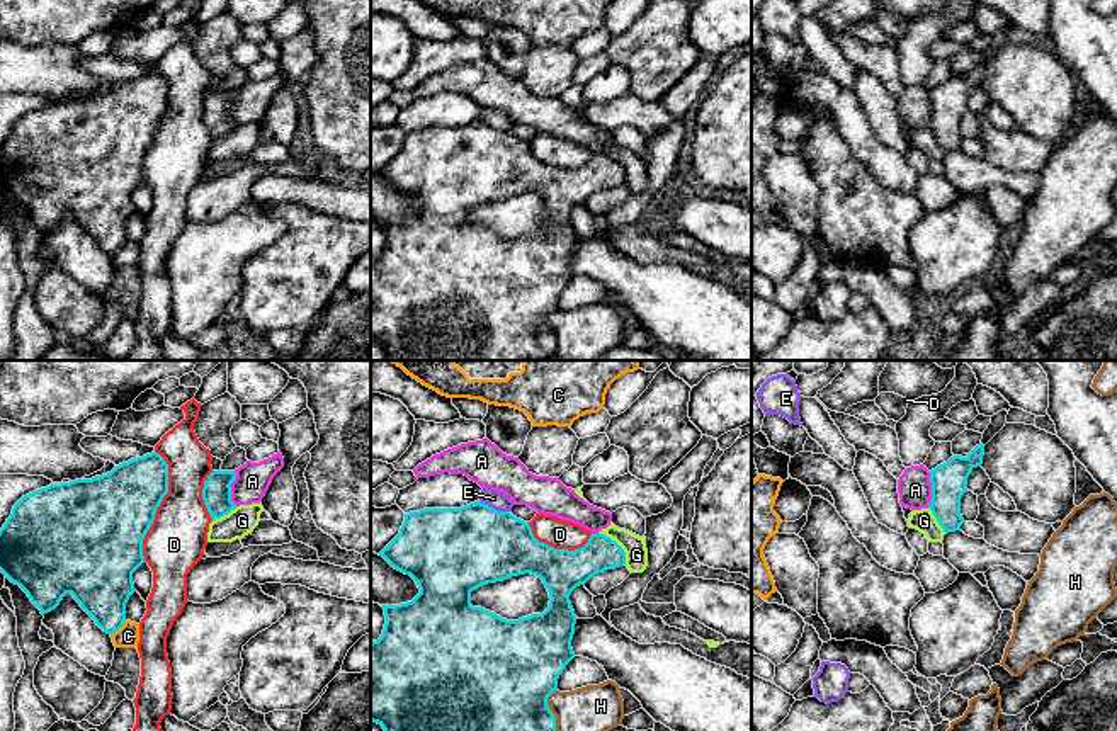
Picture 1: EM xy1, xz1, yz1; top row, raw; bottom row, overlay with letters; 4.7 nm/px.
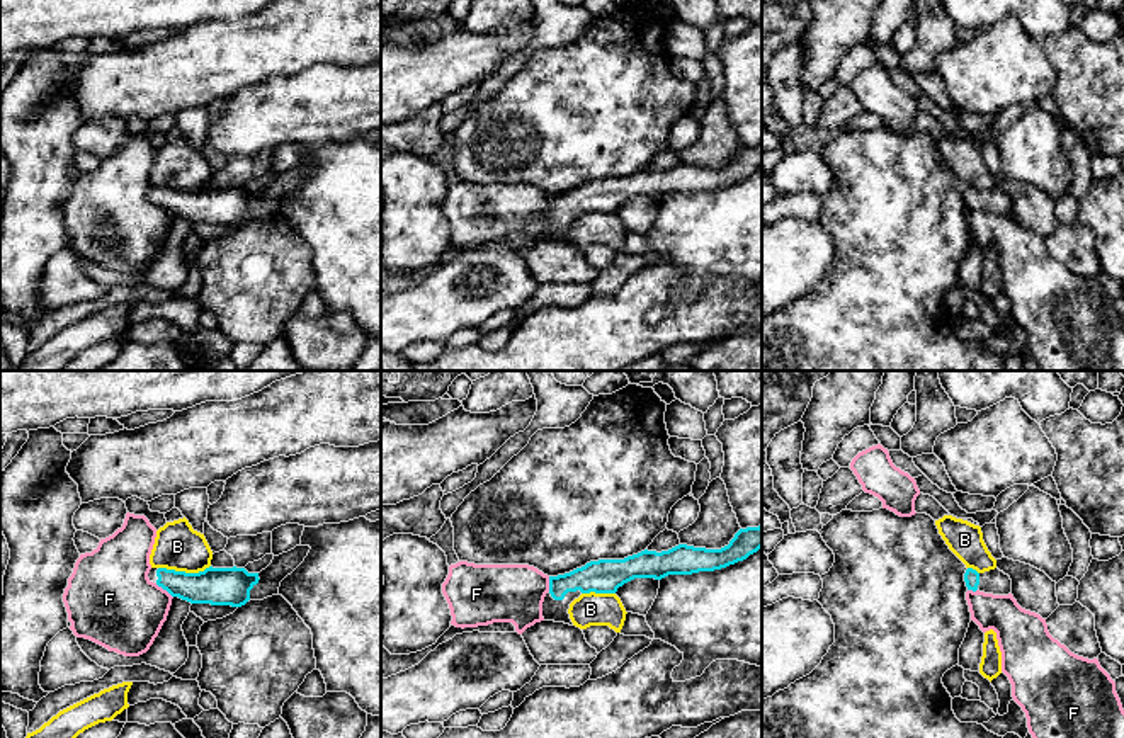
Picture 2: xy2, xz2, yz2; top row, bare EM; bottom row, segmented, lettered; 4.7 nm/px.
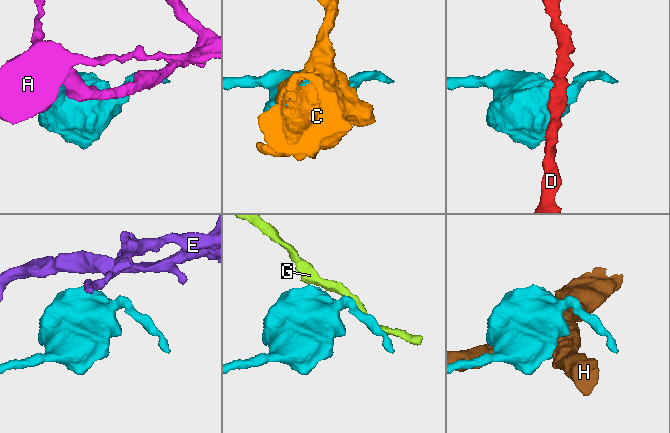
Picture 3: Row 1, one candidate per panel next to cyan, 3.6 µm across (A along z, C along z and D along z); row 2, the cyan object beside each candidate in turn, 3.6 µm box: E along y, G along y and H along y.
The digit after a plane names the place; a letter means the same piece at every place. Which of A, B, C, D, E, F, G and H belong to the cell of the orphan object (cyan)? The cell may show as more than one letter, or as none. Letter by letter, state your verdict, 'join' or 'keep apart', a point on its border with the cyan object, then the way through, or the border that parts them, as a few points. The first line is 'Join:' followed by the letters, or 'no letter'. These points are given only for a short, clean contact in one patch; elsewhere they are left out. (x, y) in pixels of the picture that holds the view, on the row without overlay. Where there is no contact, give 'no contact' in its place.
Join: no letter
A: keep apart; meets cyan in yz1 at (932, 109)
B: keep apart; meets cyan in xy2 at (184, 191); border along xy2 (210, 184), (198, 191), (158, 187)
C: keep apart; meets cyan in xy1 at (118, 249)
D: keep apart; meets cyan in xy1 at (158, 124)
E: keep apart; meets cyan in xz1 at (493, 128)
F: keep apart; meets cyan in xy2 at (164, 208); border along xy2 (155, 203), (172, 216)
G: keep apart; meets cyan in xz1 at (618, 164); border along xz1 (599, 152), (611, 157), (623, 169), (626, 182)
H: keep apart; meets cyan in xz1 at (551, 332)

